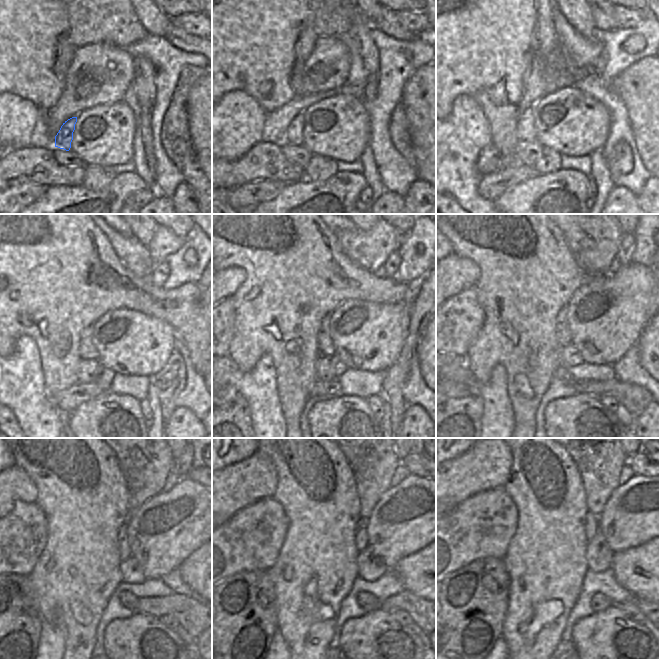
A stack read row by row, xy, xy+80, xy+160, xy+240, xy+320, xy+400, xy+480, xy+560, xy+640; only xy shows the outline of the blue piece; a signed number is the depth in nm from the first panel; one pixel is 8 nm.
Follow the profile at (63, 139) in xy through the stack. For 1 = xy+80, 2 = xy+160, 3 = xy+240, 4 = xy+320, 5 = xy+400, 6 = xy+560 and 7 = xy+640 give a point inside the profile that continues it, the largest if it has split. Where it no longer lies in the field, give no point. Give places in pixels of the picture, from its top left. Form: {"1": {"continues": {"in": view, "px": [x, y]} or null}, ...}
{"1": {"continues": {"in": "xy+80", "px": [294, 136]}}, "2": {"continues": {"in": "xy+160", "px": [525, 128]}}, "3": {"continues": {"in": "xy+240", "px": [87, 350]}}, "4": {"continues": {"in": "xy+320", "px": [324, 342]}}, "5": {"continues": {"in": "xy+400", "px": [563, 333]}}, "6": {"continues": {"in": "xy+560", "px": [361, 531]}}, "7": {"continues": {"in": "xy+640", "px": [591, 521]}}}

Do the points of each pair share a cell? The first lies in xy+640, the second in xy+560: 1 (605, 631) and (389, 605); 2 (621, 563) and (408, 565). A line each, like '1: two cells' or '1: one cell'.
1: two cells
2: one cell

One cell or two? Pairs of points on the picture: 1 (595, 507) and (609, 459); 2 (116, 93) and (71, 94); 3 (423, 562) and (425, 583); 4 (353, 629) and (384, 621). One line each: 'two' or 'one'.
1: one
2: one
3: one
4: one

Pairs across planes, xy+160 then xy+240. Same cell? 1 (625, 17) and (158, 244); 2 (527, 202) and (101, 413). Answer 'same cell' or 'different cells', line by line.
1: same cell
2: same cell

